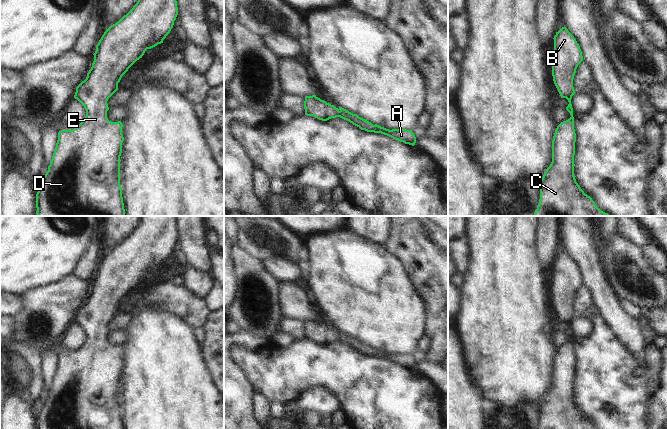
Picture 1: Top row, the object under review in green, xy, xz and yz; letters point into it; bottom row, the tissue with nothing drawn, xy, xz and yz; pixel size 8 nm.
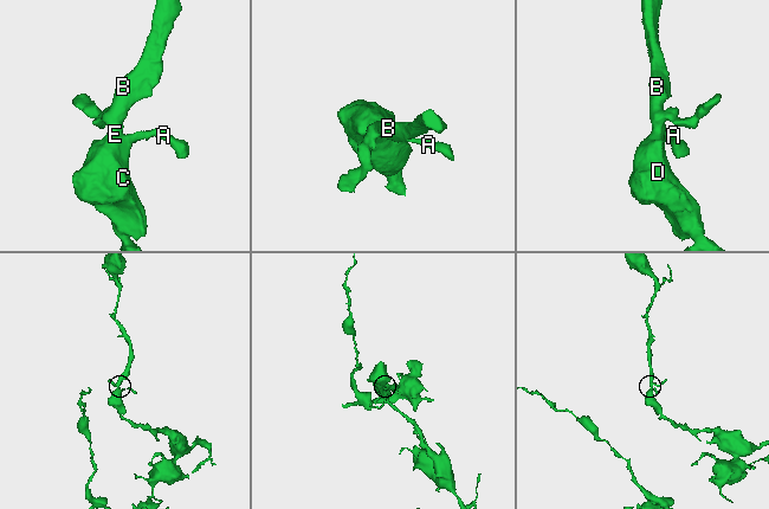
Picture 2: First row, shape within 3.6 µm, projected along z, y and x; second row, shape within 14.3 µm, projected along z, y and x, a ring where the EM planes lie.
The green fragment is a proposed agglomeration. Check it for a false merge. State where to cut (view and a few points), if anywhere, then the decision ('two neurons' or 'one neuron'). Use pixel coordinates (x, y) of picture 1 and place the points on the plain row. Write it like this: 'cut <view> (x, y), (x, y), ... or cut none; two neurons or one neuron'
cut none; one neuron

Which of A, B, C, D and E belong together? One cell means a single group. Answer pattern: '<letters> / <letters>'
A B C D E

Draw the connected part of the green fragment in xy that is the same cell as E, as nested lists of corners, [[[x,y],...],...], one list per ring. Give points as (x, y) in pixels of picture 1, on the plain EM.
[[[141,216],[133,232],[106,253],[96,269],[92,291],[74,319],[84,330],[86,340],[73,354],[58,356],[48,395],[36,418],[36,429],[124,429],[120,411],[123,348],[108,344],[107,325],[118,314],[122,300],[145,275],[163,267],[177,239],[176,216]]]

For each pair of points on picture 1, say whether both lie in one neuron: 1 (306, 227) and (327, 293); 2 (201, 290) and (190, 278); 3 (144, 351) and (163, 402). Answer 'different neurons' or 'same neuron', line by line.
1: different neurons
2: same neuron
3: same neuron

